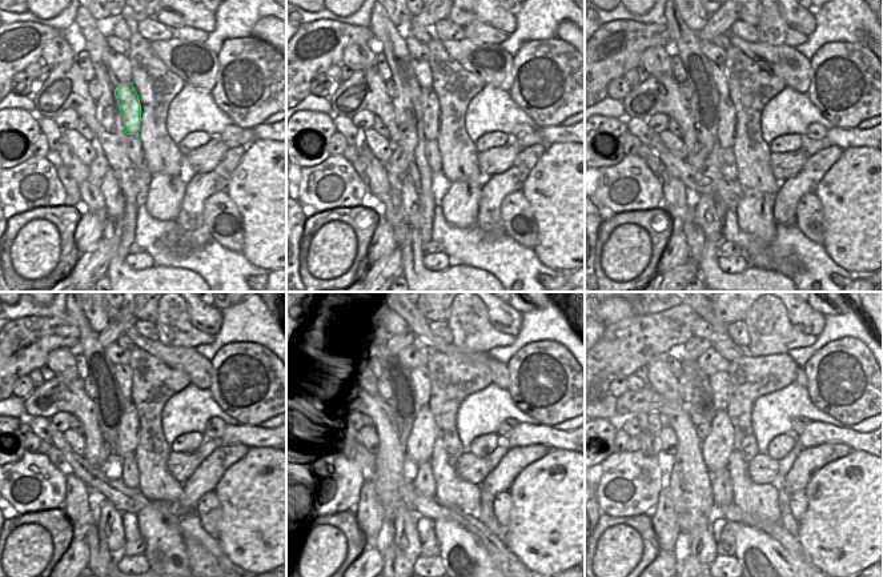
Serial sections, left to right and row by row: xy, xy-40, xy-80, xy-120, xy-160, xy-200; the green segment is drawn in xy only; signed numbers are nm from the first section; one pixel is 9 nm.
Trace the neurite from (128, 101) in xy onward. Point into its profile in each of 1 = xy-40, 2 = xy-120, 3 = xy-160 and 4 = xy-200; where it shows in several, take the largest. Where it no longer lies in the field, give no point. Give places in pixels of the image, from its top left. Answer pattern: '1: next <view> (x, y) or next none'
1: next xy-40 (430, 108)
2: next xy-120 (127, 441)
3: next xy-160 (420, 444)
4: next xy-200 (717, 447)

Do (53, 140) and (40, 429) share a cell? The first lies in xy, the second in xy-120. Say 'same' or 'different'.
same

